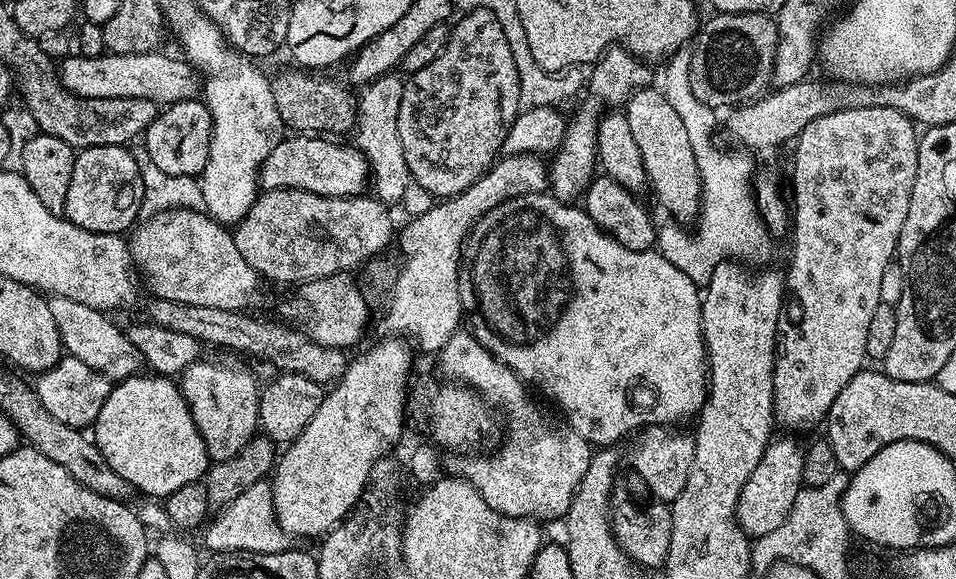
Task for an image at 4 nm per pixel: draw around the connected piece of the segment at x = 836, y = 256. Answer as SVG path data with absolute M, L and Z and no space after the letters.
M874 106L873 108L847 108L841 112L834 114L826 114L822 118L814 118L814 122L810 122L810 126L806 126L800 132L799 136L794 141L796 153L792 156L792 196L790 192L790 233L792 232L792 261L788 264L788 272L786 271L786 292L790 297L790 308L792 304L792 324L785 323L779 329L778 339L776 341L776 357L774 358L774 414L776 415L775 423L780 424L792 434L801 434L800 432L808 432L811 428L816 428L825 423L828 418L828 411L834 402L834 398L838 398L838 394L842 394L842 386L846 386L846 382L850 382L850 378L854 378L854 374L858 374L865 367L866 363L866 336L869 333L870 320L874 315L874 310L878 309L880 304L879 290L881 289L882 274L885 273L886 266L894 260L896 256L896 247L900 241L902 234L902 226L906 222L906 214L910 210L910 194L914 190L914 174L918 174L918 146L920 145L918 139L917 125L912 121L905 112L899 112L897 108L883 108L882 106Z

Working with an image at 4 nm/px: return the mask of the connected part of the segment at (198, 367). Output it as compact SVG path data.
M201 358L190 365L178 377L178 387L194 418L194 426L206 442L209 461L234 458L246 442L257 435L260 422L260 388L256 380L244 368L236 364L215 364Z

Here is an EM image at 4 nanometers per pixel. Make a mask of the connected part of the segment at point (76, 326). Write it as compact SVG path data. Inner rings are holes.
M53 296L48 300L50 314L54 316L54 326L60 335L63 351L67 355L78 358L78 362L86 362L94 370L113 382L119 382L128 376L137 375L138 357L130 342L127 331L119 328L109 313L99 312L94 306L82 306L82 302L74 302L74 298Z

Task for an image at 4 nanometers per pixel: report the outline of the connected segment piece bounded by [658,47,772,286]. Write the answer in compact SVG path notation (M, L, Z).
M687 47L679 48L673 56L663 61L664 97L674 106L674 111L682 117L686 126L686 134L690 134L690 146L694 146L694 158L698 162L698 172L702 182L700 191L700 215L695 221L696 232L683 232L681 225L668 222L658 232L658 250L678 270L682 270L698 286L707 285L713 270L725 262L747 262L752 266L760 266L772 252L772 240L768 237L770 228L765 223L760 211L756 209L754 195L754 171L752 160L747 151L735 150L727 152L724 148L712 144L712 127L716 120L714 110L698 98L690 90L691 51Z

